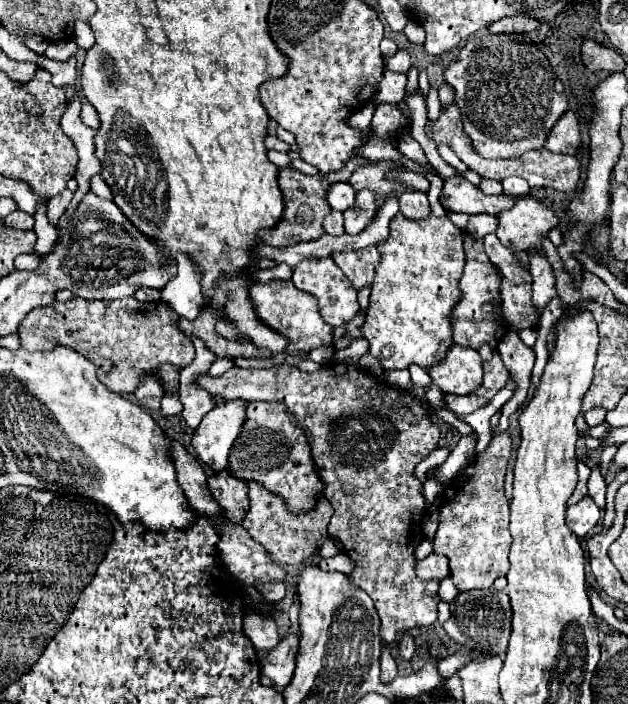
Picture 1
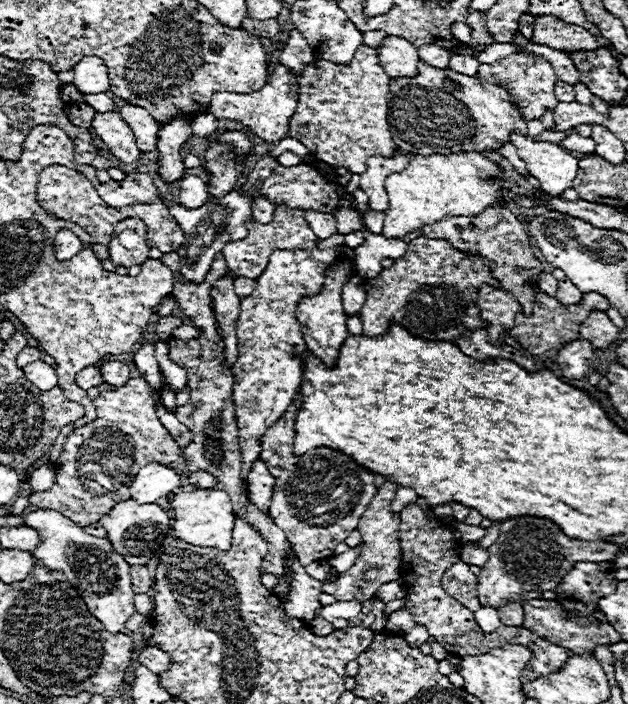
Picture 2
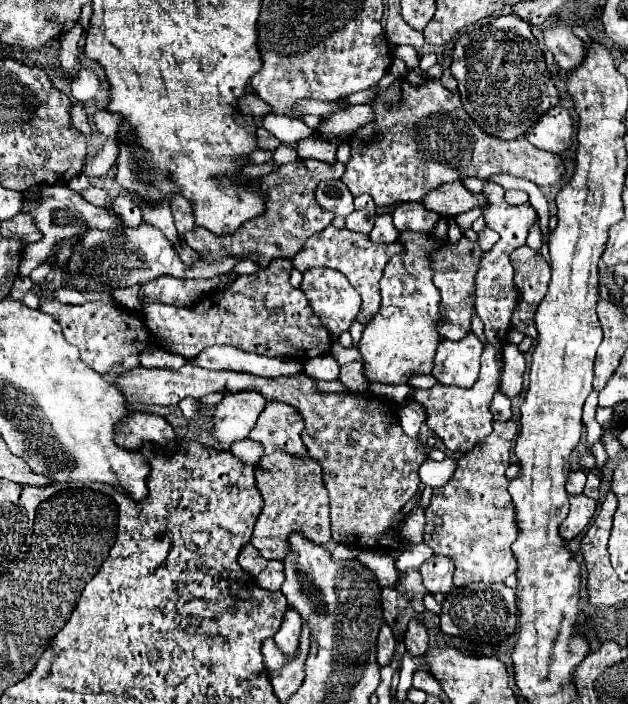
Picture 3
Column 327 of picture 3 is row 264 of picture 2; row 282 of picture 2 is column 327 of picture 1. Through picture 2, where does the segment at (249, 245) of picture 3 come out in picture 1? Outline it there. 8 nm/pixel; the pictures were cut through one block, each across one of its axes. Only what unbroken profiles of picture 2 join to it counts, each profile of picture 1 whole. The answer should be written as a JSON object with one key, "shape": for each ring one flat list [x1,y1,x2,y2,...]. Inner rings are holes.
{"shape":[[350,158,348,164,340,170,340,172,334,172,334,174,316,174,316,176,306,176,294,168,284,168,280,170,280,190,284,194,284,204,286,204,286,210,284,210,284,216,282,220,272,228,272,230,264,230,260,232,260,240,264,244,270,244,270,246,294,246,294,244,300,244,300,242,310,242,310,240,318,240,324,230,322,230,322,220,326,218,326,214,332,210,328,200,324,200,324,196,328,194,328,188,334,184,334,182,344,182,344,180,350,180,352,176,352,170,356,170,358,166,364,166,364,164,372,164,368,158]]}

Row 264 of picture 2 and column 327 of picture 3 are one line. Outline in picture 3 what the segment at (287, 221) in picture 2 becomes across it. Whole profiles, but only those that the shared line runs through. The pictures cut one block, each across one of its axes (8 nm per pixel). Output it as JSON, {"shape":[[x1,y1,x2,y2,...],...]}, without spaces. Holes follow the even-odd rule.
{"shape":[[328,226,324,232,318,232,316,236,312,236,308,240,308,244,304,244,304,248,294,256,294,268,304,272,304,268,312,268,312,266,326,266,326,268,334,268,340,270,348,282,356,288,356,292,362,296,362,310,358,320,368,324,368,320,376,314,376,308,380,306,380,276,384,270,384,264,394,256,400,254,402,246,398,242,394,244,374,244,370,242,370,238,366,234,358,234,358,232,350,232,350,230,338,230,334,226]]}

